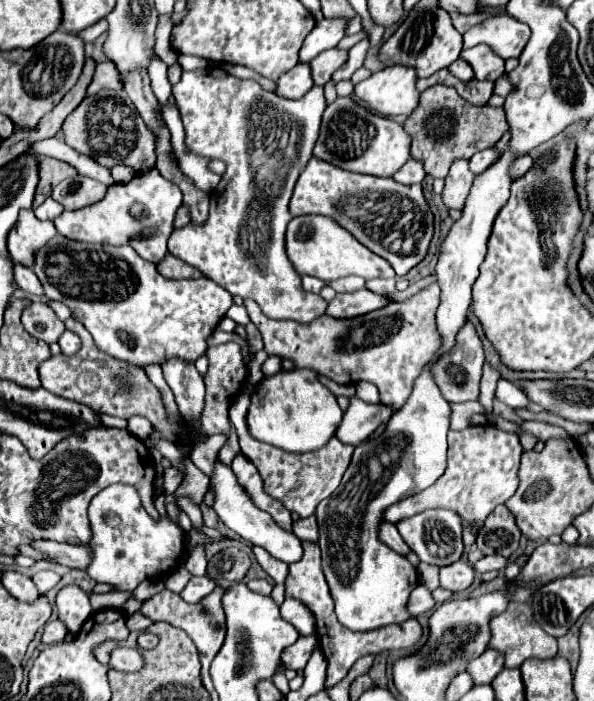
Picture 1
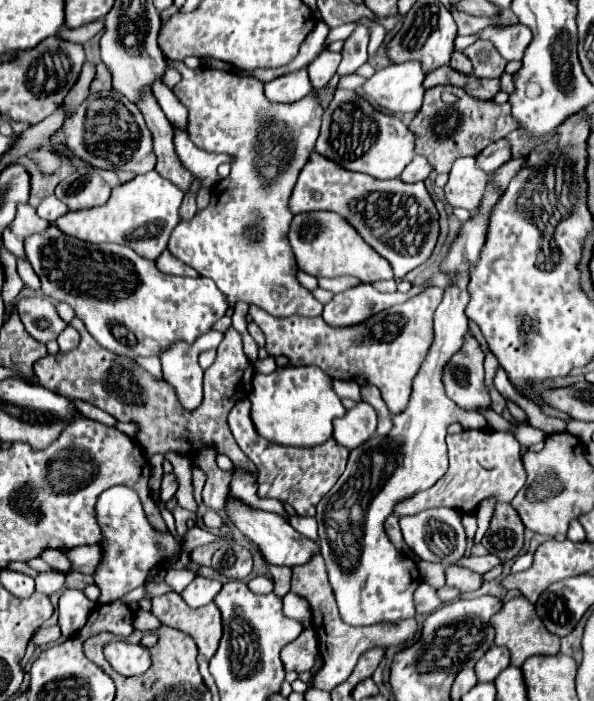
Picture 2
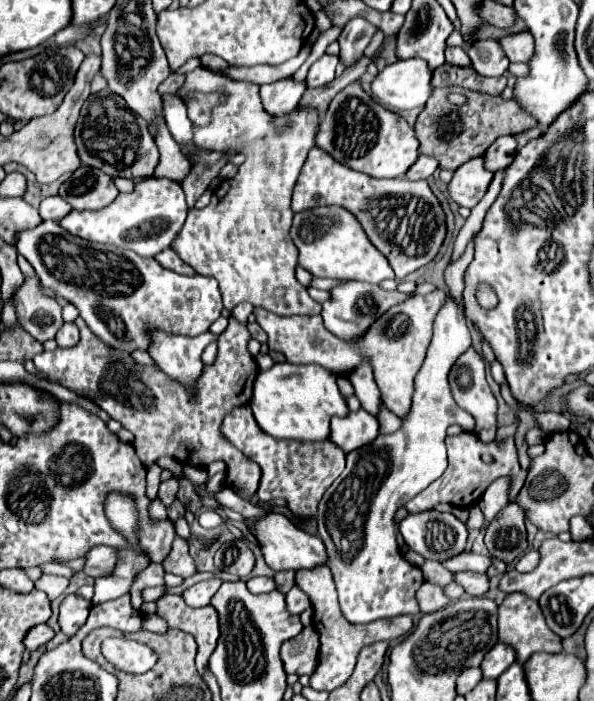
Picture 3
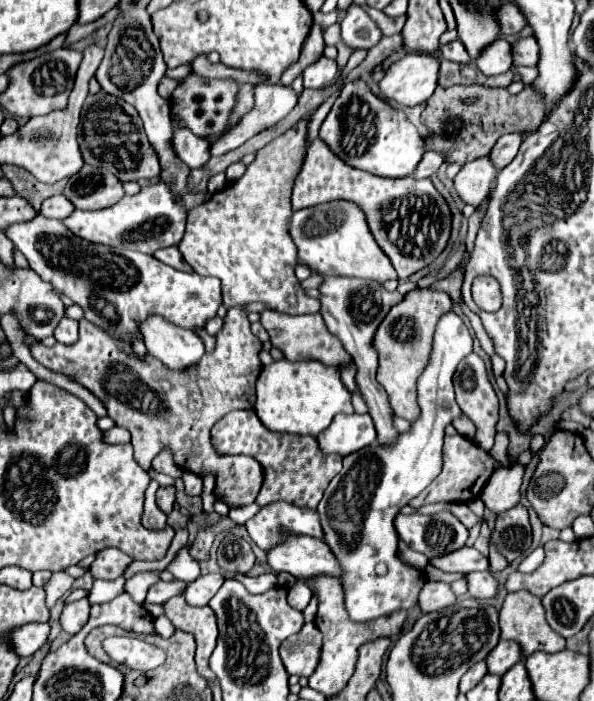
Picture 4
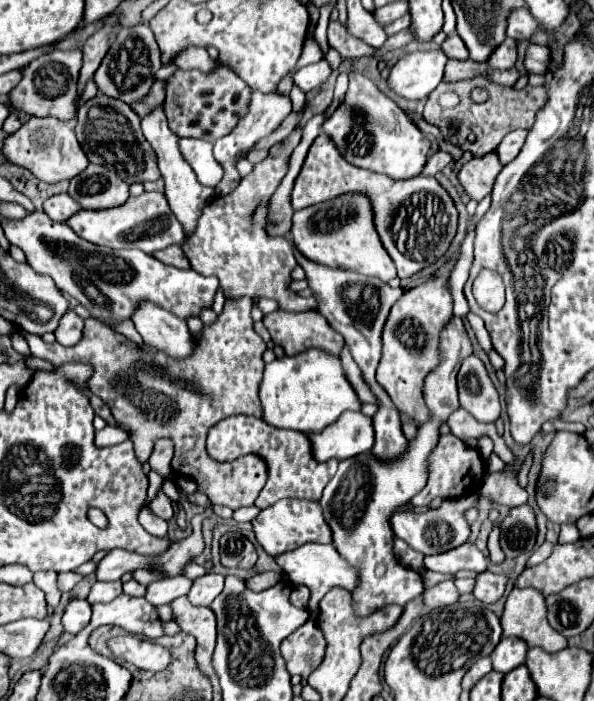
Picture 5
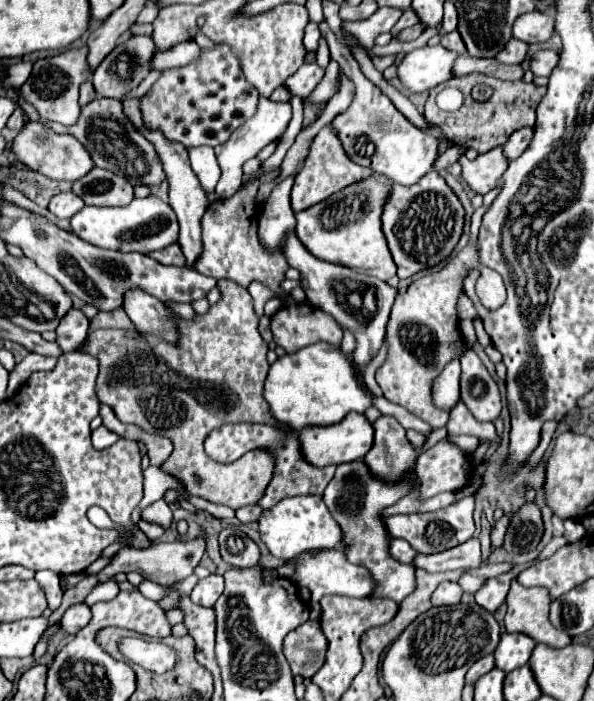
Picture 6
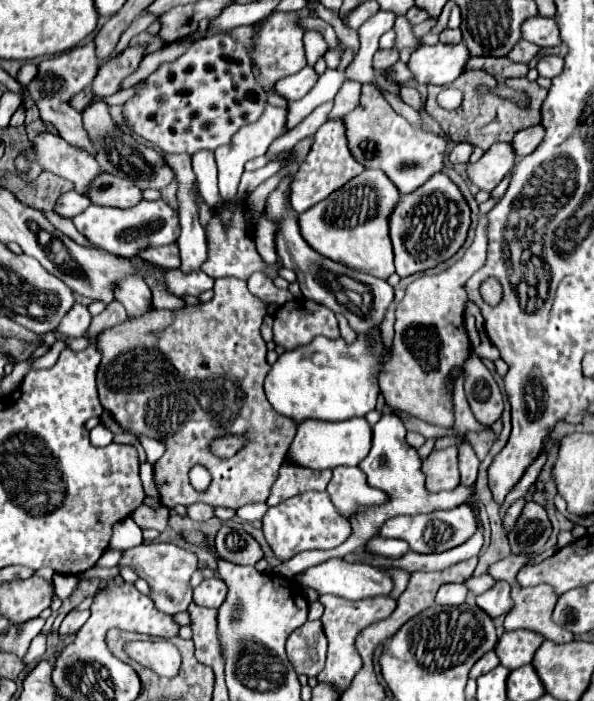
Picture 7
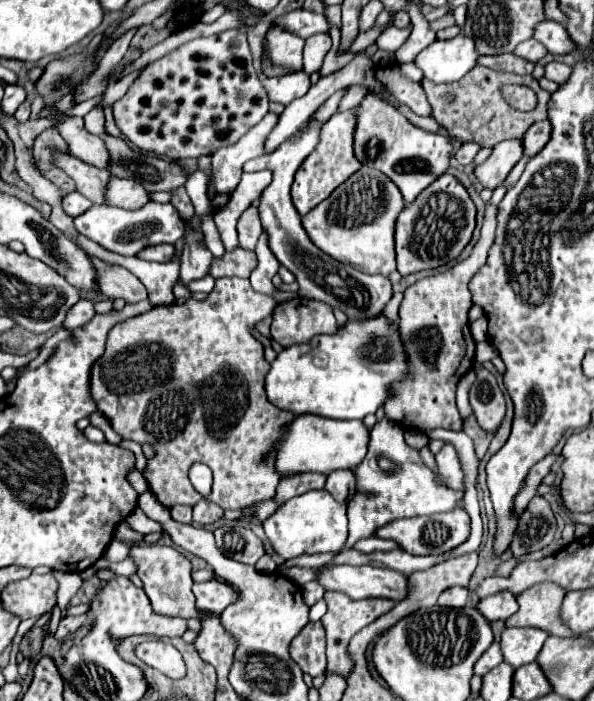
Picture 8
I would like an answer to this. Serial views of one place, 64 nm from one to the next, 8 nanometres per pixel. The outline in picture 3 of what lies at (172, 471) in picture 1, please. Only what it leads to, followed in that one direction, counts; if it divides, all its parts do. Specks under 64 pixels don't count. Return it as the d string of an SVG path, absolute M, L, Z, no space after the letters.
M172 476L172 478L168 478L168 480L164 480L160 484L158 496L164 502L164 506L170 506L174 502L174 498L176 498L176 492L178 492L178 480Z

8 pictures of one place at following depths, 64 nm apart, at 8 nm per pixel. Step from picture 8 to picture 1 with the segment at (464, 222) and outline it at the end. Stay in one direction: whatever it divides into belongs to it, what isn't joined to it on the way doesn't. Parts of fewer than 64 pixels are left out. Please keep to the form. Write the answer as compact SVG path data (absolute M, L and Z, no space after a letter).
M314 156L302 170L294 186L290 214L322 214L332 218L336 224L348 230L360 244L388 260L396 276L404 276L426 256L434 232L434 216L430 212L428 202L424 200L420 184L404 186L394 182L392 178L376 178L370 174L348 172L324 160L316 160Z

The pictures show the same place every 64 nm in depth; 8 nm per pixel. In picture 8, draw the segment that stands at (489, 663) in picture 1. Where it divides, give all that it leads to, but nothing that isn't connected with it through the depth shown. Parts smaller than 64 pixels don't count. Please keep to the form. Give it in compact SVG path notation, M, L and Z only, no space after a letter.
M506 628L500 636L504 662L512 668L520 668L528 662L534 662L546 638L548 634L536 628Z

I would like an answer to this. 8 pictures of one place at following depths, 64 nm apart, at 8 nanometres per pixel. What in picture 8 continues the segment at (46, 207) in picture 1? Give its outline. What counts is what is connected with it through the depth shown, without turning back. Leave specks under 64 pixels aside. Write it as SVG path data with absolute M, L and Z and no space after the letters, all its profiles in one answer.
M70 192L64 196L62 200L62 208L68 216L80 216L84 210L88 210L92 206L92 202L88 198L84 198L80 192Z

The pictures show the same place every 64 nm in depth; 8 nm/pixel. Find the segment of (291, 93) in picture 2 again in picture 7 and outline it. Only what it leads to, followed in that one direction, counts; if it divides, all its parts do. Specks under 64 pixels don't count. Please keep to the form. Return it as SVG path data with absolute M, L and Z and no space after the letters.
M266 104L262 116L254 122L254 124L246 124L244 128L240 128L234 136L230 144L224 144L220 148L214 150L216 156L216 164L218 164L218 188L220 188L220 196L224 202L230 202L236 198L238 192L238 184L240 184L240 176L244 172L244 164L256 156L264 156L268 146L280 138L282 134L288 132L286 128L286 118L288 118L288 110L286 108L276 108Z

